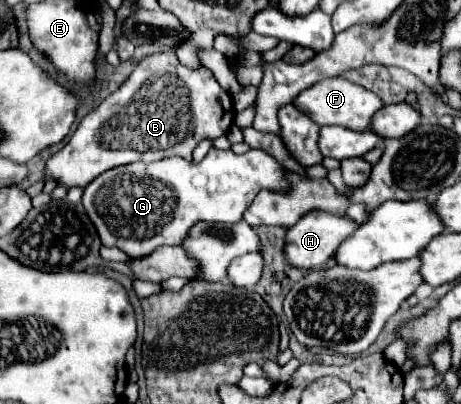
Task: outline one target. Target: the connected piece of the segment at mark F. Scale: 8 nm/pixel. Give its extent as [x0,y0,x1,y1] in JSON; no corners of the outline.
[295,77,383,131]

